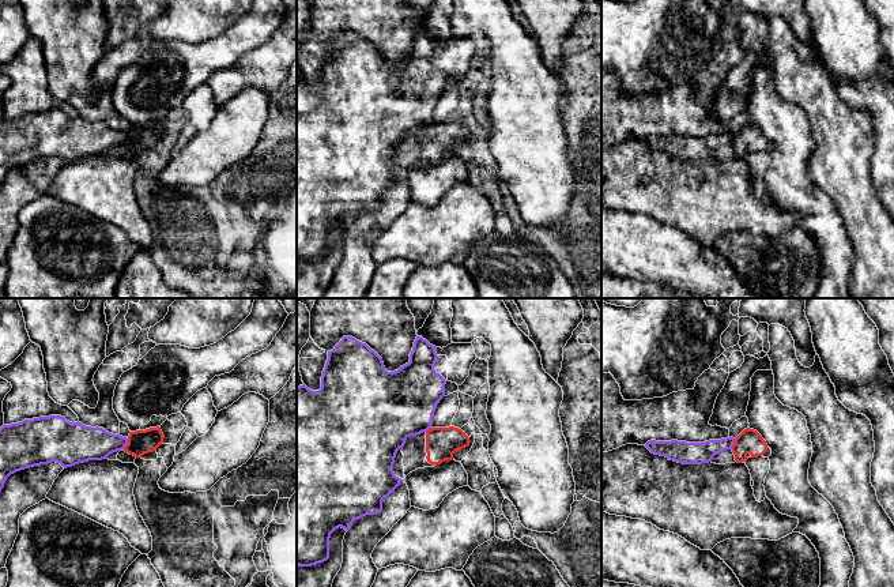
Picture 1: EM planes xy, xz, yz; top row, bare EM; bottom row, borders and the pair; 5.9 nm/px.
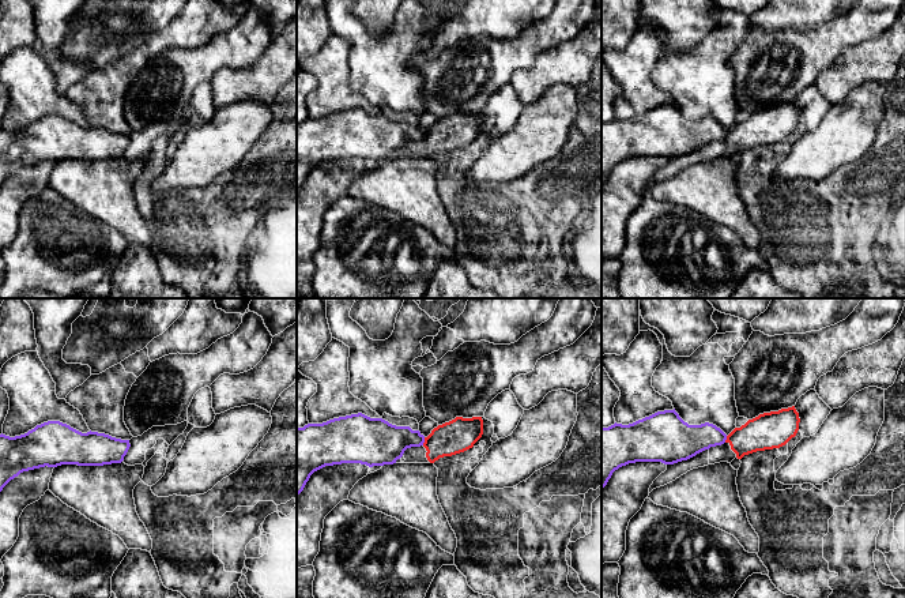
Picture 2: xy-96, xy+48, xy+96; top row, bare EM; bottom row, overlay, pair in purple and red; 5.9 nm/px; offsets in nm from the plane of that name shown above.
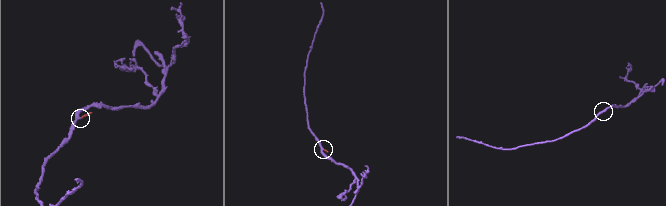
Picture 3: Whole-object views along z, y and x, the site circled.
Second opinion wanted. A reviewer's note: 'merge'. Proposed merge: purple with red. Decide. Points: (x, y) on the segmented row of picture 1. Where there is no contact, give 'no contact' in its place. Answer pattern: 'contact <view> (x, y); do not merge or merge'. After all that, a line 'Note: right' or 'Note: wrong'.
contact xy (127, 443); do not merge
Note: wrong

